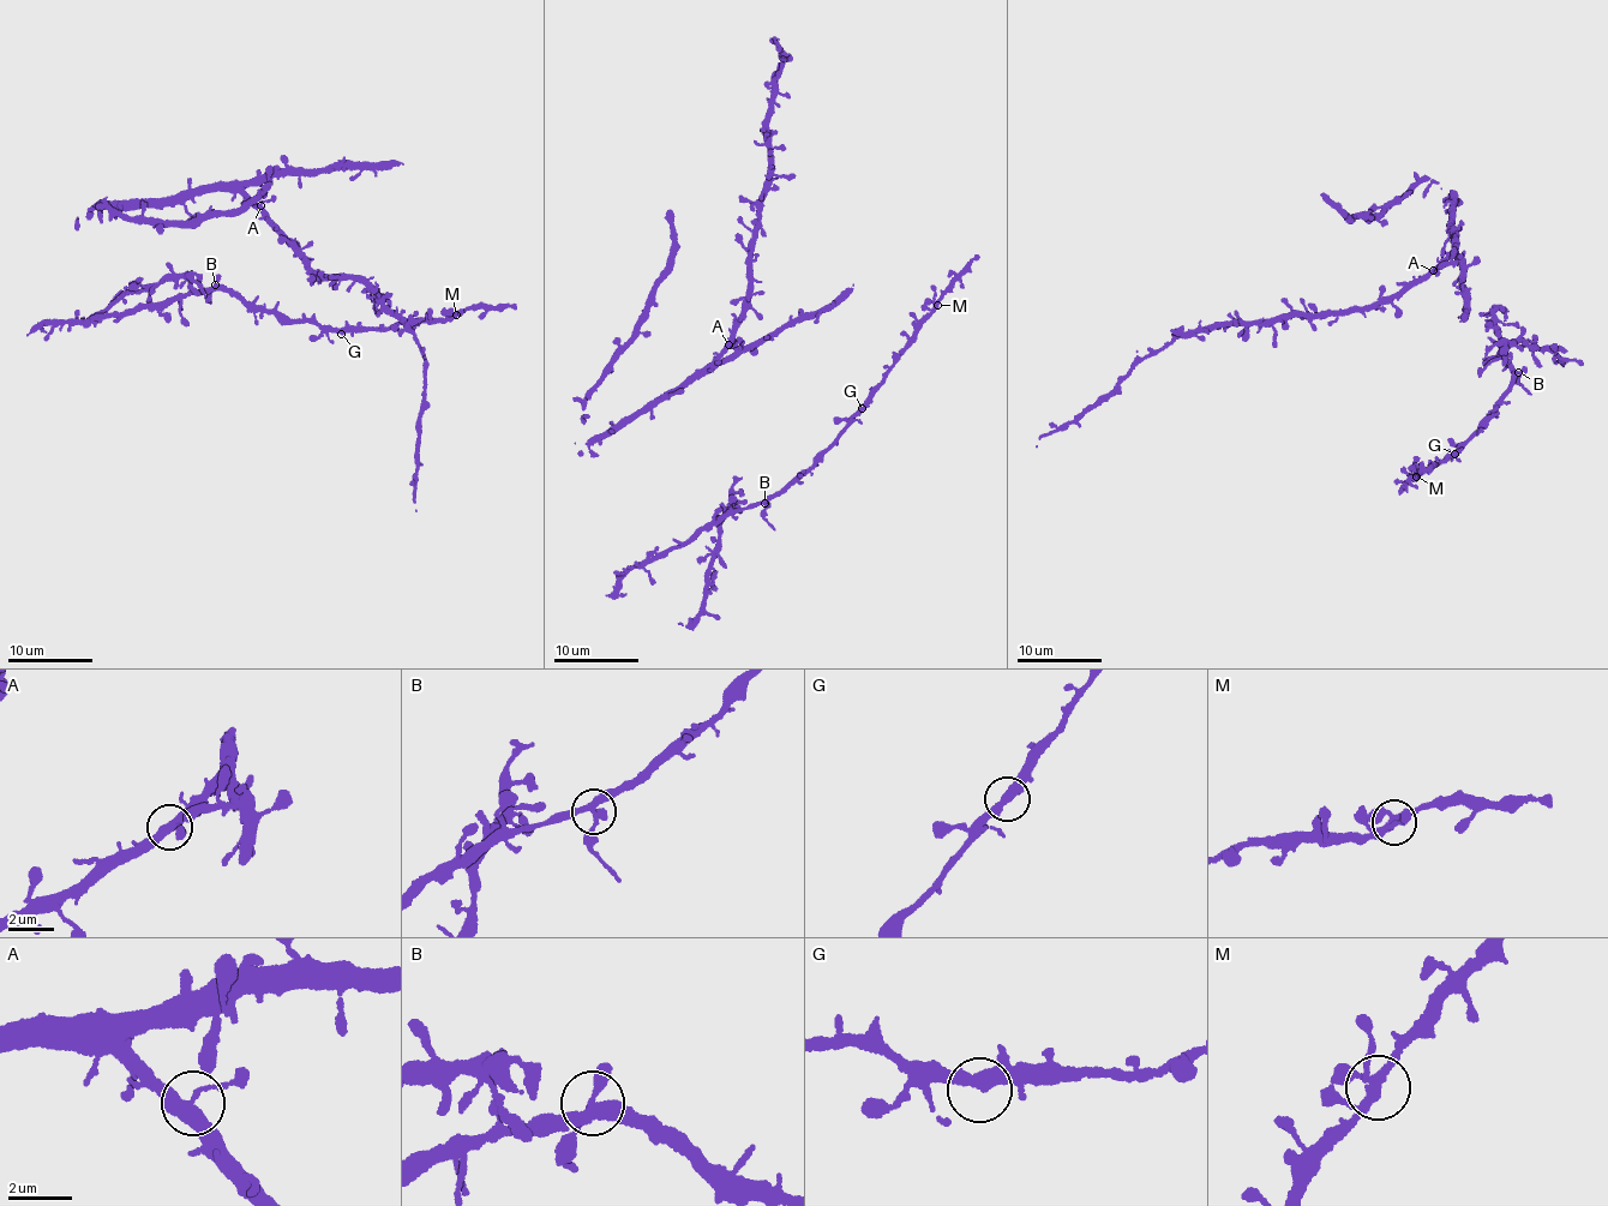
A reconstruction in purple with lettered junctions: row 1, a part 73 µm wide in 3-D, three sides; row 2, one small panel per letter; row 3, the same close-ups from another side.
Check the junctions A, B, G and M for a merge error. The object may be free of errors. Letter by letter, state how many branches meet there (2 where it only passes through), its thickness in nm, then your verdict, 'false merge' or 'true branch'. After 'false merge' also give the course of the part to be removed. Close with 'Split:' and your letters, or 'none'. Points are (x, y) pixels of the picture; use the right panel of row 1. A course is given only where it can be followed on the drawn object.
A: 4 branches meet; 360 nm thick; true branch
B: 4 branches meet; 320 nm thick; false merge; foreign part runs (1518, 371), (1519, 383), (1530, 394)
G: 3 branches meet; 300 nm thick; true branch
M: 5 branches meet; 280 nm thick; true branch
Split: B

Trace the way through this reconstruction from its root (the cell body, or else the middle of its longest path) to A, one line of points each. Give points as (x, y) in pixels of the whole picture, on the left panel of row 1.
A: (214, 190), (239, 192), (260, 205)

